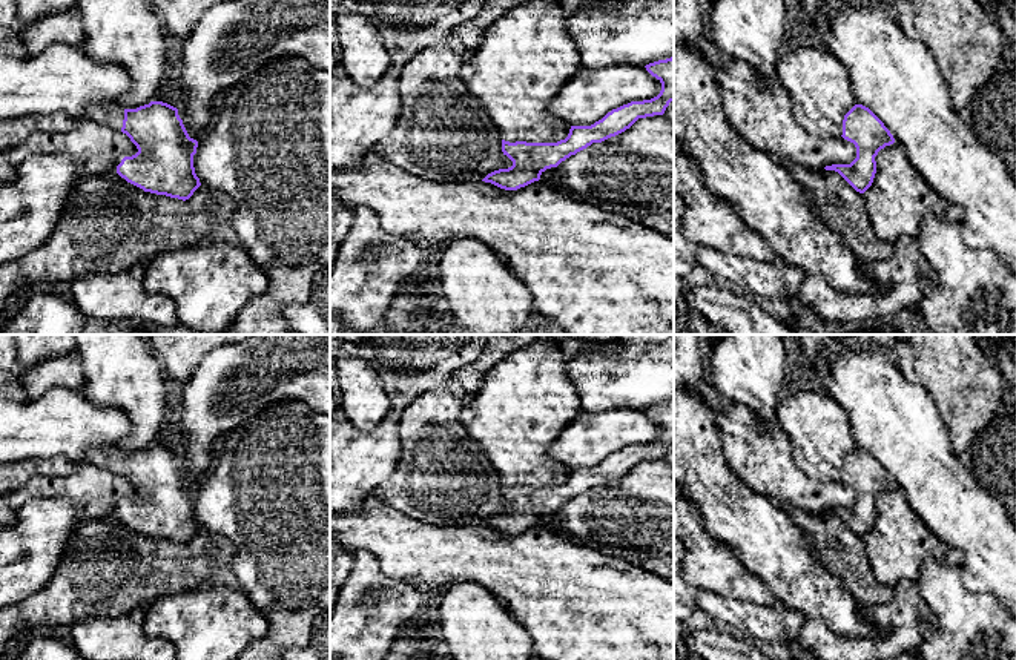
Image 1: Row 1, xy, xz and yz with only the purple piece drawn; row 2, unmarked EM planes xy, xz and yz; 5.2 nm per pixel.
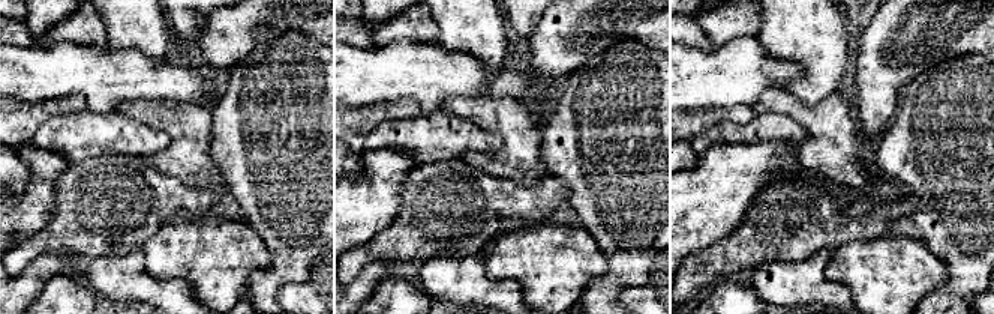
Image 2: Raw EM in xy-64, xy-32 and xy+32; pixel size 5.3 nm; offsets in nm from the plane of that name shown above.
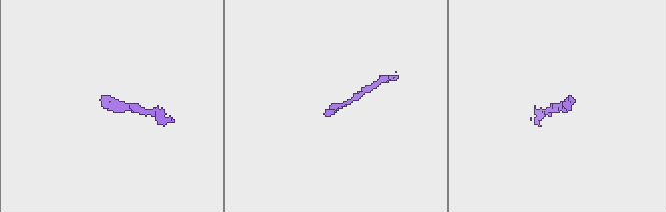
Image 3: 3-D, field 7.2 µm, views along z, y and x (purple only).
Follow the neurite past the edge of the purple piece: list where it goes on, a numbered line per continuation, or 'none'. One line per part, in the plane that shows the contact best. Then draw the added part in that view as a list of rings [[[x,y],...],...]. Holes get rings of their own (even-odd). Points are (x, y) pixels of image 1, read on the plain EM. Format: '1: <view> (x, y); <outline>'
1: xy (111, 458); [[[92,447],[86,451],[84,464],[92,464],[115,474],[121,474],[124,451],[118,447]]]

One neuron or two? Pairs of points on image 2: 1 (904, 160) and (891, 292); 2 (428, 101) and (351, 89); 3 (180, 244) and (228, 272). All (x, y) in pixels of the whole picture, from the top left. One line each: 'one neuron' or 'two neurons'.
1: two neurons
2: one neuron
3: one neuron

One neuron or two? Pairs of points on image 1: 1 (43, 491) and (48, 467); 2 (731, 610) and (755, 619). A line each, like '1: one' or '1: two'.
1: two
2: one

